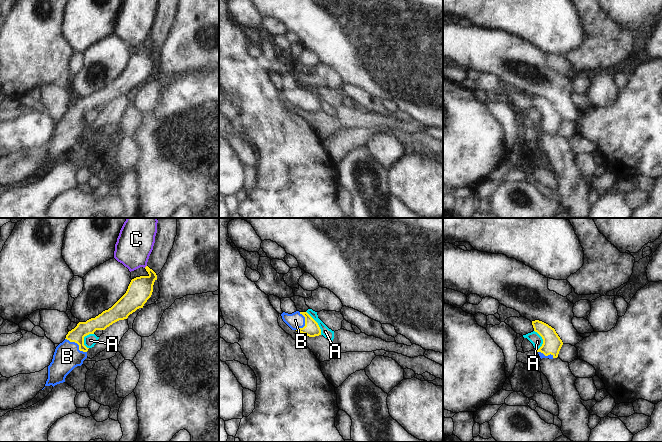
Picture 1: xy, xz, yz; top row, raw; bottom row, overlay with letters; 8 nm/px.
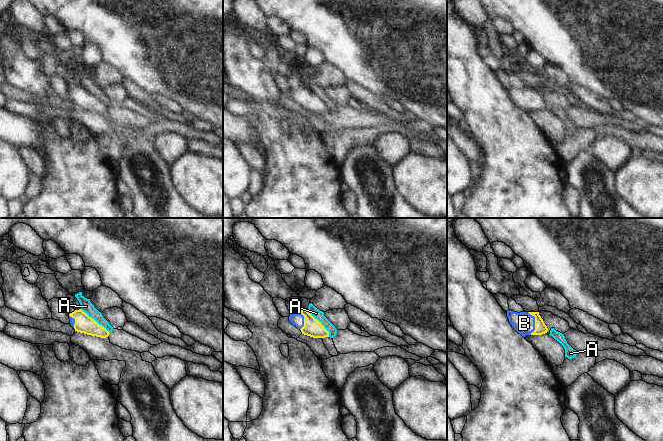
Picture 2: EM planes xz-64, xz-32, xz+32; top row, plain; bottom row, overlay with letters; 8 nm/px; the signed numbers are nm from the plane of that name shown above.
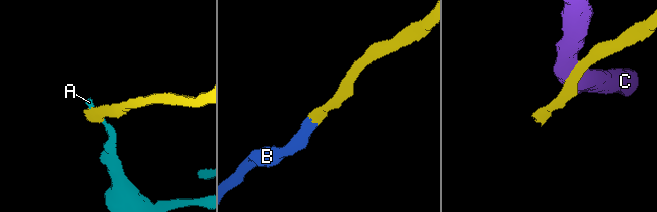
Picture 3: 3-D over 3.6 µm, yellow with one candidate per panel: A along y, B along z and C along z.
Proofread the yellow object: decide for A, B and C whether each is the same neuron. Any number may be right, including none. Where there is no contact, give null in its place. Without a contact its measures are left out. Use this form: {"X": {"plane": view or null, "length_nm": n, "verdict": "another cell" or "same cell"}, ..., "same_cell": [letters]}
{"A": {"plane": "xz", "length_nm": 220, "verdict": "another cell"}, "B": {"plane": "xy", "length_nm": 200, "verdict": "same cell"}, "C": {"plane": null, "verdict": "another cell"}, "same_cell": ["B"]}

